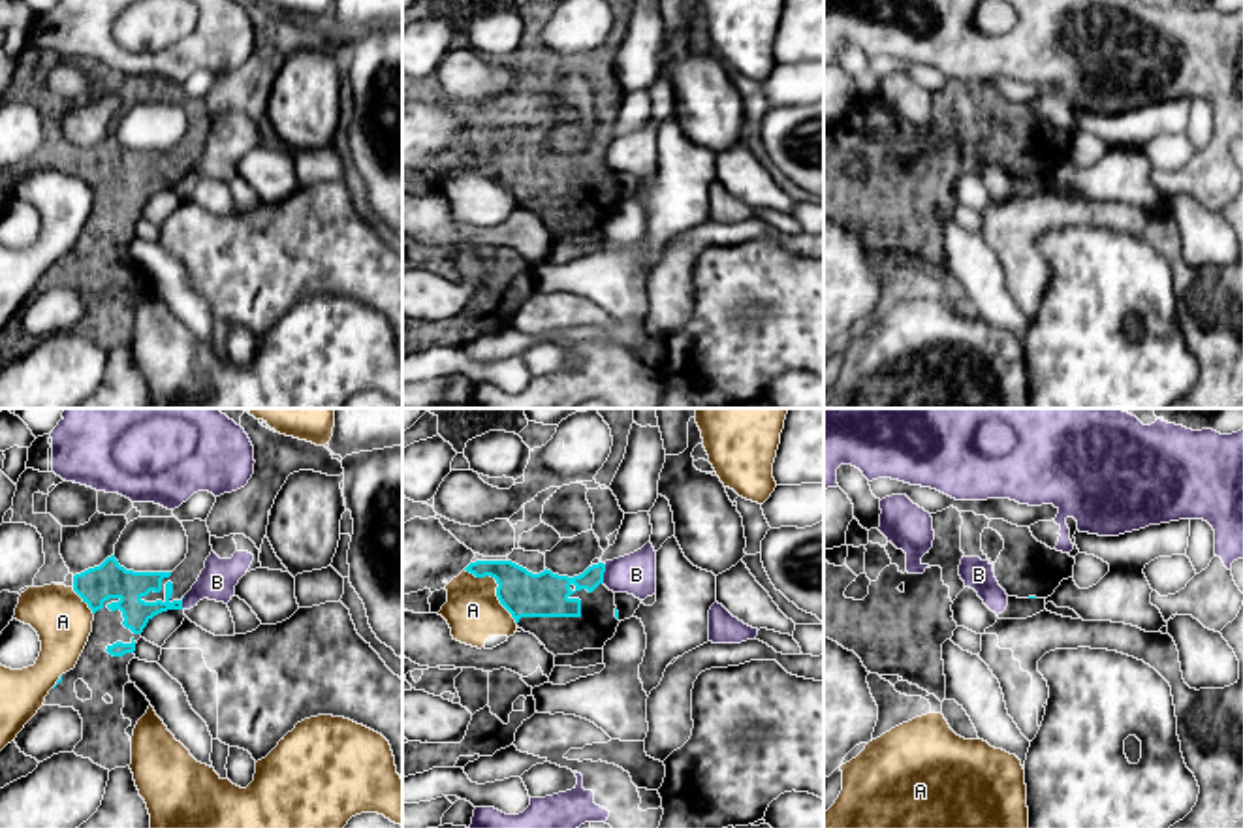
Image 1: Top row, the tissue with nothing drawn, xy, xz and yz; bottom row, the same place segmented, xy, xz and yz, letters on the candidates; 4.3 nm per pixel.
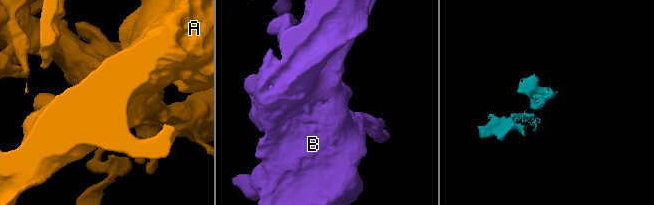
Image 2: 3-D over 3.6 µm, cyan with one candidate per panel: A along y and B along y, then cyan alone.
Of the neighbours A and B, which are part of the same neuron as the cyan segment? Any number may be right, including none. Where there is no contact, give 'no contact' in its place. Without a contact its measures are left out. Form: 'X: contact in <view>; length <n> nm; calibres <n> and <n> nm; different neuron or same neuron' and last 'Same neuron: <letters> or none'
A: contact in xz; length 320 nm; calibres 190 and 240 nm; different neuron
B: contact in xz; length 90 nm; calibres 160 and 180 nm; different neuron
Same neuron: none

